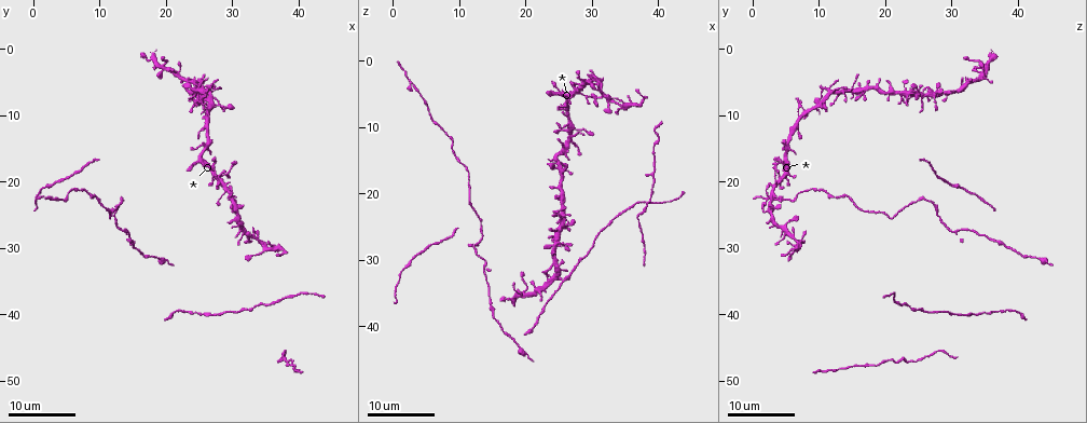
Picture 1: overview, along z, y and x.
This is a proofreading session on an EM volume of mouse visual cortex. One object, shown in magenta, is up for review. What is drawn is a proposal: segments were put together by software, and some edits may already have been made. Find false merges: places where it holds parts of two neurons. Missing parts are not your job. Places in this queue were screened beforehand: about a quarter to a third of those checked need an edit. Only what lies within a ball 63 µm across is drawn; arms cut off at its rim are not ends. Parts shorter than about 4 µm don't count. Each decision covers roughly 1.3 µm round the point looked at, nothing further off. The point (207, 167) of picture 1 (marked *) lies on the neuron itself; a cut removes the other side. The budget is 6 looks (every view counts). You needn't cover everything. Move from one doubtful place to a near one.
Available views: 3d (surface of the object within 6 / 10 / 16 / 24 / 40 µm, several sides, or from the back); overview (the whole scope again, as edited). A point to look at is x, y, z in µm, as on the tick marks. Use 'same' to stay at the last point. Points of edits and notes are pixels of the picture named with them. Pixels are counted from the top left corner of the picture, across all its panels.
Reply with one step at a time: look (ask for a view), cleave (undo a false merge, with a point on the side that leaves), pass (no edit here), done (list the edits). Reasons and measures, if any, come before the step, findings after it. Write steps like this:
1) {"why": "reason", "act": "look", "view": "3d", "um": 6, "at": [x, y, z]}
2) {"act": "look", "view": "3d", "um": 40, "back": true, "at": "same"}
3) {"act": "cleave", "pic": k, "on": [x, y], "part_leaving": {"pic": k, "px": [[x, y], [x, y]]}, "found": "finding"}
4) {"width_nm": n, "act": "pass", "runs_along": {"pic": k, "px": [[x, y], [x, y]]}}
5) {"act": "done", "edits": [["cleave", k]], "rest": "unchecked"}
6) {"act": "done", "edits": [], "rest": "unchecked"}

{"why": "four arms meet", "act": "look", "view": "3d", "um": 24, "at": [25.0, 16.5, 4.5]}

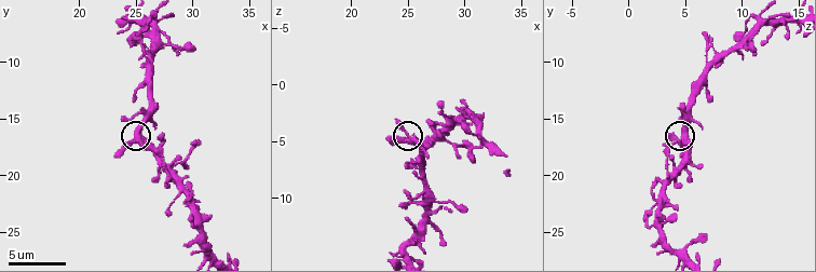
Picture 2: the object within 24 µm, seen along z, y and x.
{"act": "look", "view": "3d", "um": 10, "at": [25.2, 16.6, 4.8]}

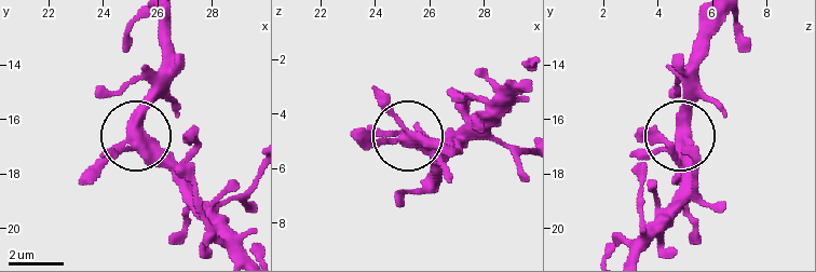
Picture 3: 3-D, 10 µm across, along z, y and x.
{"width_nm": 370, "act": "pass", "runs_along": {"pic": 3, "px": [[436, 145], [354, 137]]}, "found": "all the same neuron"}

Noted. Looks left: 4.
{"act": "look", "view": "3d", "um": 16, "at": [37.5, 30.5, 6.5]}

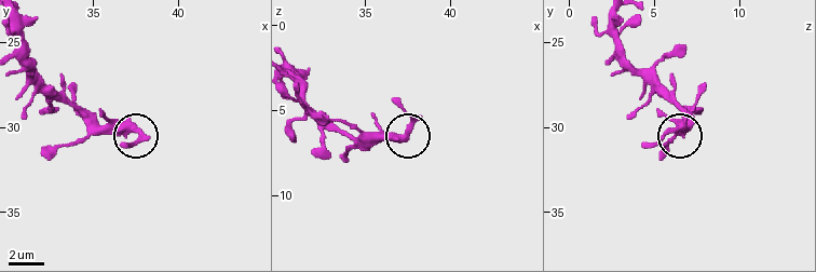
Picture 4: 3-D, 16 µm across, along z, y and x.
{"act": "look", "view": "3d", "um": 6, "at": [37.1, 30.1, 6.7]}

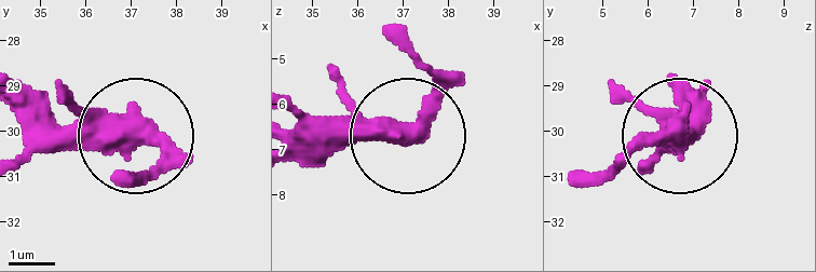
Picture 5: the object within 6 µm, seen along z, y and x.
{"act": "pass", "runs_along": {"pic": 5, "px": [[26, 99], [60, 123], [119, 126], [162, 154], [143, 181]]}, "found": "one neuron here"}

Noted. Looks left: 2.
{"why": "three-way junction", "act": "look", "view": "3d", "um": 16, "at": [25.0, 7.5, 25.5]}

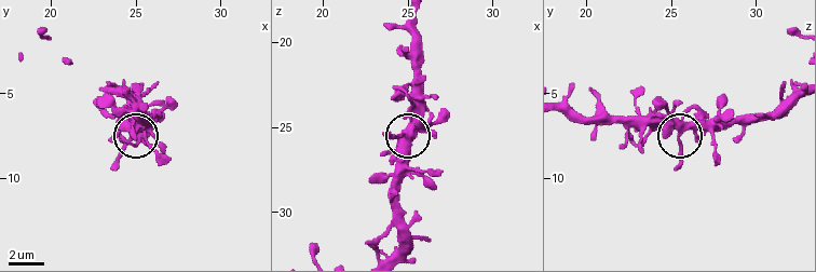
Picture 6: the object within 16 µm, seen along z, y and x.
{"act": "look", "view": "3d", "um": 6, "at": [24.9, 7.5, 25.5]}

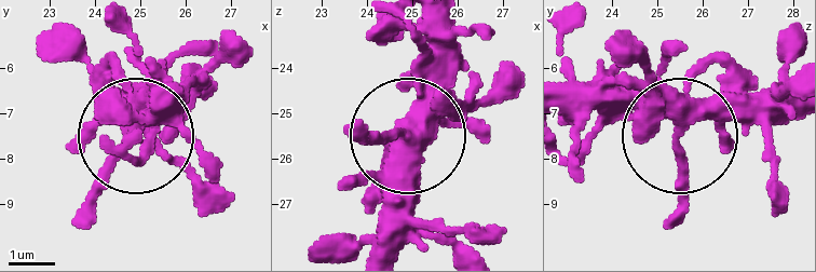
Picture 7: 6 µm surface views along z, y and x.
{"width_nm": 360, "act": "pass", "found": "one neuron here"}

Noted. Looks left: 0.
{"act": "done", "edits": [], "rest": "unchecked"}

